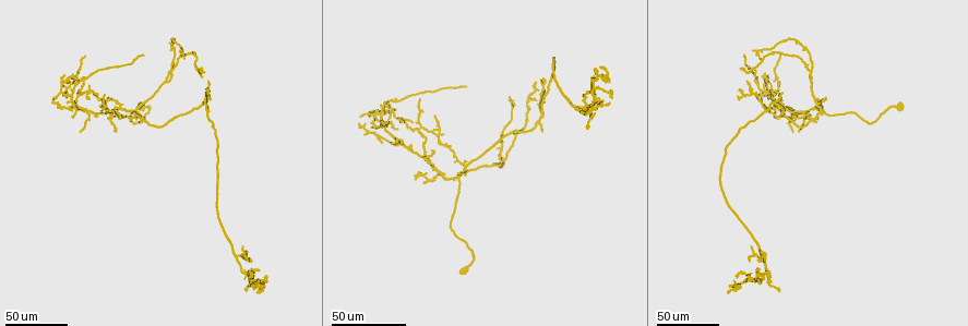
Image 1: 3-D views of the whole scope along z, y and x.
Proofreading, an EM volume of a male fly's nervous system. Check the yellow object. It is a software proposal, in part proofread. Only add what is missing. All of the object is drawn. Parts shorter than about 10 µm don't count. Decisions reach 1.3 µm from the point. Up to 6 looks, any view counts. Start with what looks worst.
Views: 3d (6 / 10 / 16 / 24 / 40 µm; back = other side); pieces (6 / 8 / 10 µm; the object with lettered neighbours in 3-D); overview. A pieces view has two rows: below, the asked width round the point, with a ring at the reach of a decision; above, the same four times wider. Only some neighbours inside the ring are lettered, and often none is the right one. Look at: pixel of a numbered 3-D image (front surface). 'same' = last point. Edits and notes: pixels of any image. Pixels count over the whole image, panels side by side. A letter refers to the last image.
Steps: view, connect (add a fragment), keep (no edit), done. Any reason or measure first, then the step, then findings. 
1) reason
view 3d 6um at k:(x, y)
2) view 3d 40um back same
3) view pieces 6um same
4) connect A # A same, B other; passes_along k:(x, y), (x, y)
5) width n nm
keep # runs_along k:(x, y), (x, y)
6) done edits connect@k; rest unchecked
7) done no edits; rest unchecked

thin end
view 3d 40um at 1:(740, 67)

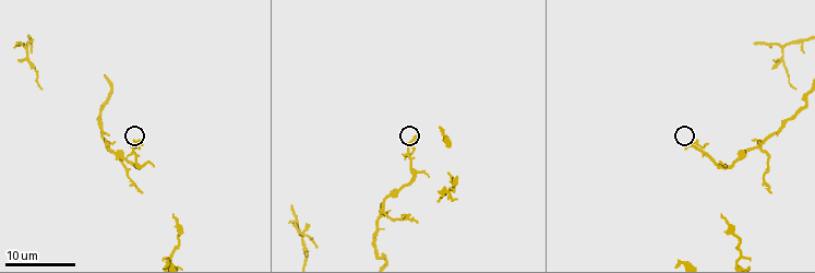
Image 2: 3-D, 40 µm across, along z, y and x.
view pieces 8um at 2:(685, 144)

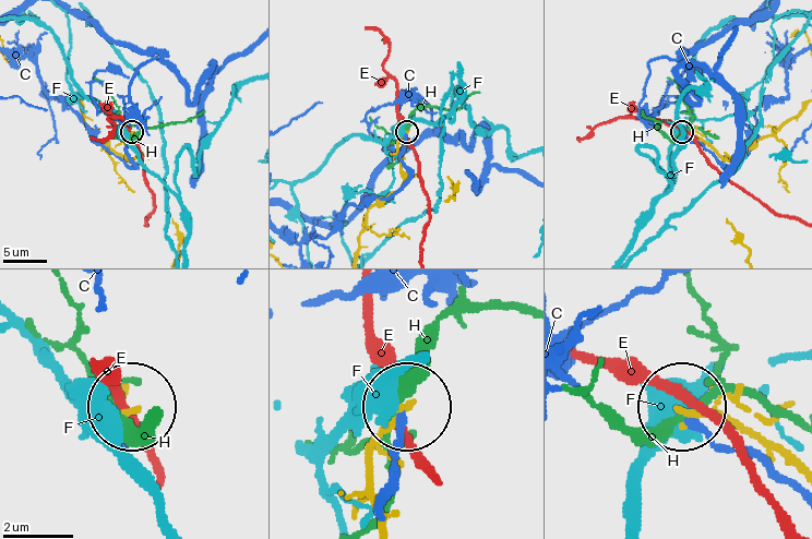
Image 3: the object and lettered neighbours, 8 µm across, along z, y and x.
keep # C other, E other, F other, H other; none of them fits

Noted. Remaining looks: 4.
branch stops here
view 3d 40um at 1:(783, 94)

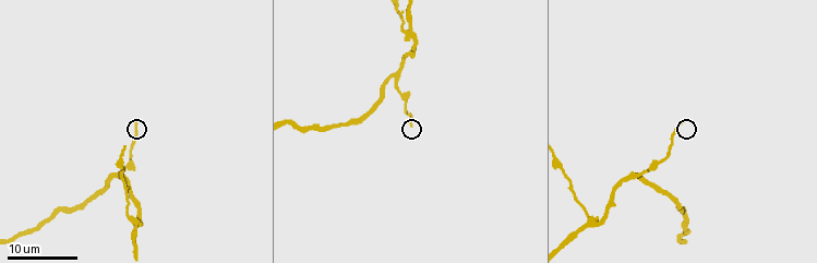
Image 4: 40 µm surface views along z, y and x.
view pieces 6um at 4:(410, 124)

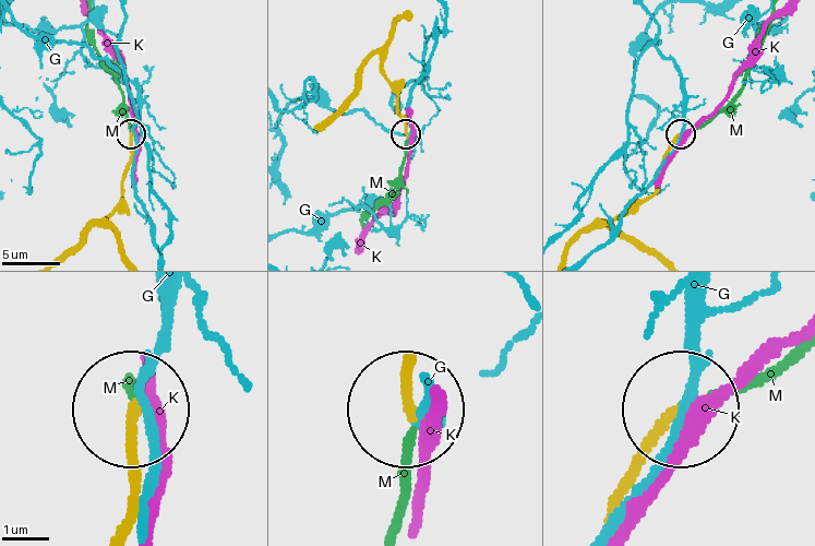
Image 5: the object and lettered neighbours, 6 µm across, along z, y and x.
connect M # G other, K other, M same; passes_along 5:(412, 364), (412, 458), (396, 529); it goes on there

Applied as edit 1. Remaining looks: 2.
done edits connect@5; rest unchecked

